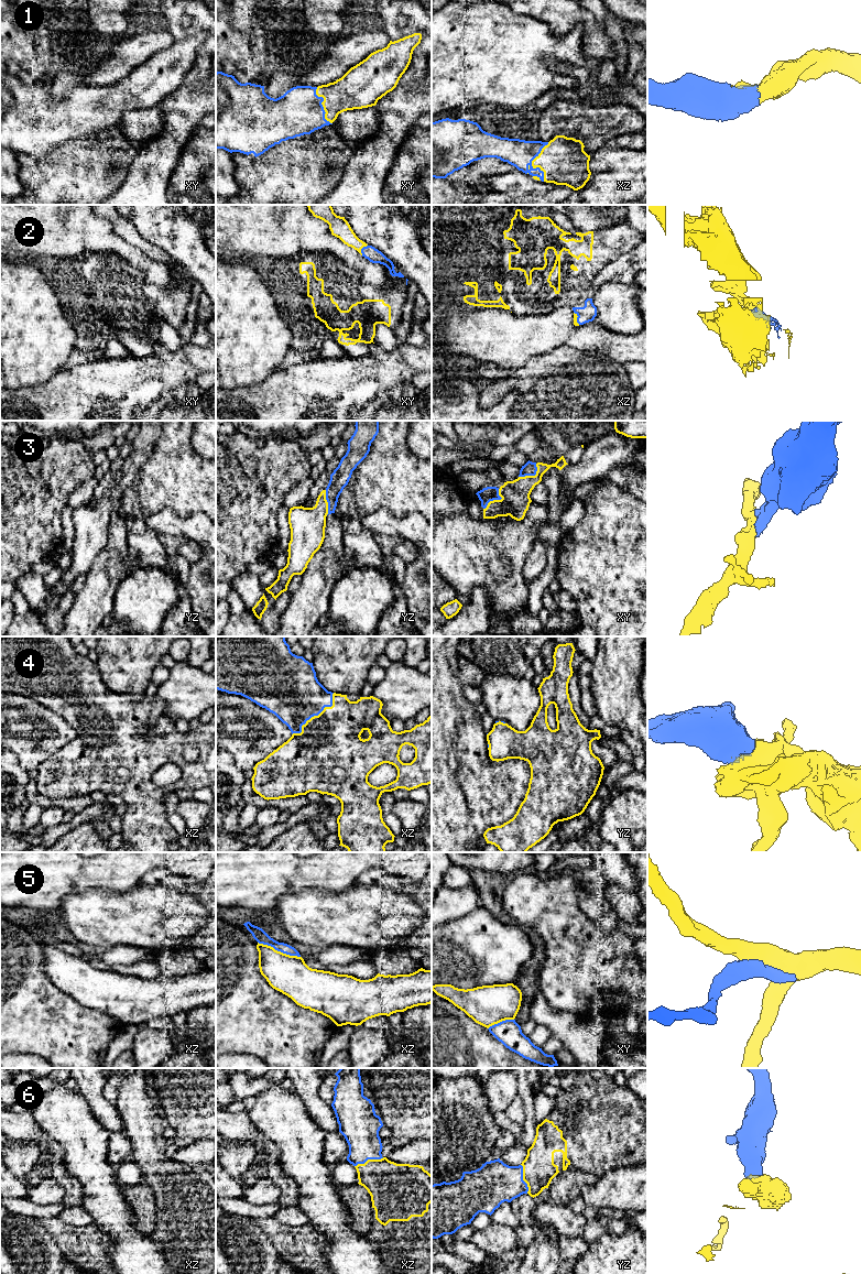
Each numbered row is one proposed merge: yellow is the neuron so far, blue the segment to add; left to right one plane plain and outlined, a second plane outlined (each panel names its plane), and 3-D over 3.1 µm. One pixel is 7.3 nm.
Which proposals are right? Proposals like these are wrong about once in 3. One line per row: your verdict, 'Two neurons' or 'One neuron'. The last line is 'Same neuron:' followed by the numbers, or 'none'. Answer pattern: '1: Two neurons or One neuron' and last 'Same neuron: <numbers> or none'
1: One neuron
2: Two neurons
3: One neuron
4: One neuron
5: Two neurons
6: One neuron
Same neuron: 1, 3, 4, 6

